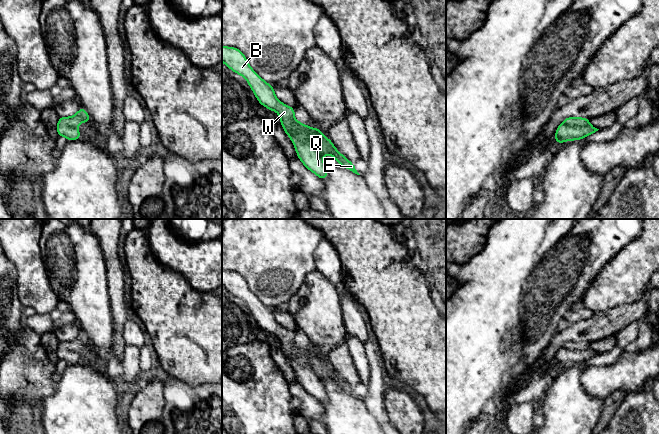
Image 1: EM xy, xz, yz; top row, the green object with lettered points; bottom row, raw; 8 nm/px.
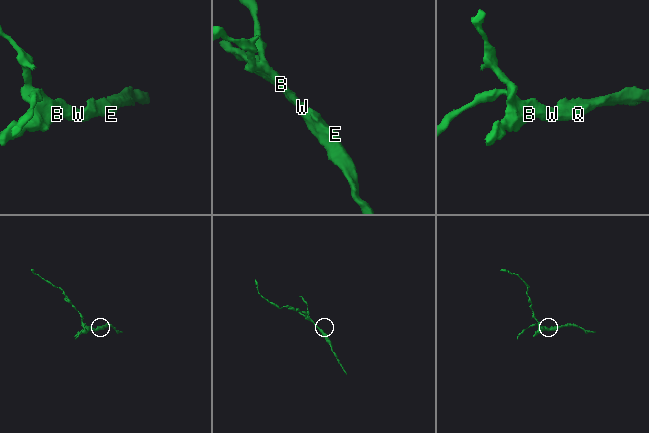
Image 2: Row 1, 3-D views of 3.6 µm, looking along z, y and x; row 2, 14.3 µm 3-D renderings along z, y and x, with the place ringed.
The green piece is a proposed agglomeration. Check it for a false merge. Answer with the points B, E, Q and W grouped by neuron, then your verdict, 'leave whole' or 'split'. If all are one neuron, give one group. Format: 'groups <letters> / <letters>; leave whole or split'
groups B Q W / E; split

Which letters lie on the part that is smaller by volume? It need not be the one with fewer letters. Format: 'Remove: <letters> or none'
Remove: E

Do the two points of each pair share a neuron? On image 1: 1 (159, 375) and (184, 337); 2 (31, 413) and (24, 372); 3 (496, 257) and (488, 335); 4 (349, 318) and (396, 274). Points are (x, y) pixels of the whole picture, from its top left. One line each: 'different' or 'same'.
1: different
2: same
3: same
4: different

